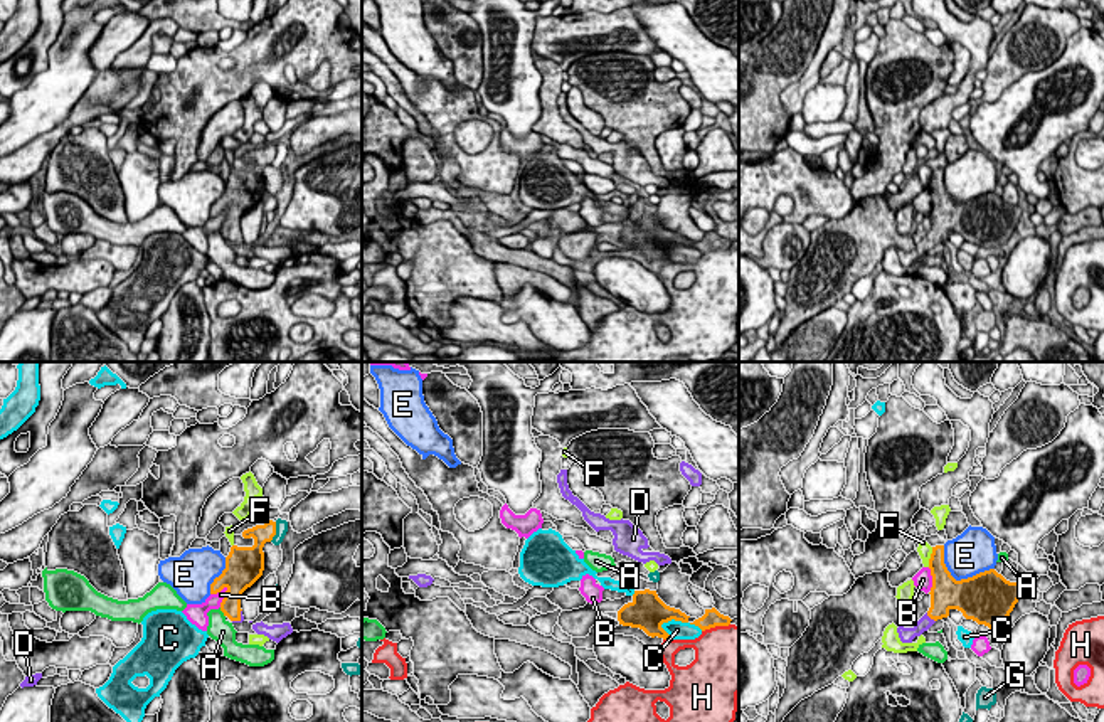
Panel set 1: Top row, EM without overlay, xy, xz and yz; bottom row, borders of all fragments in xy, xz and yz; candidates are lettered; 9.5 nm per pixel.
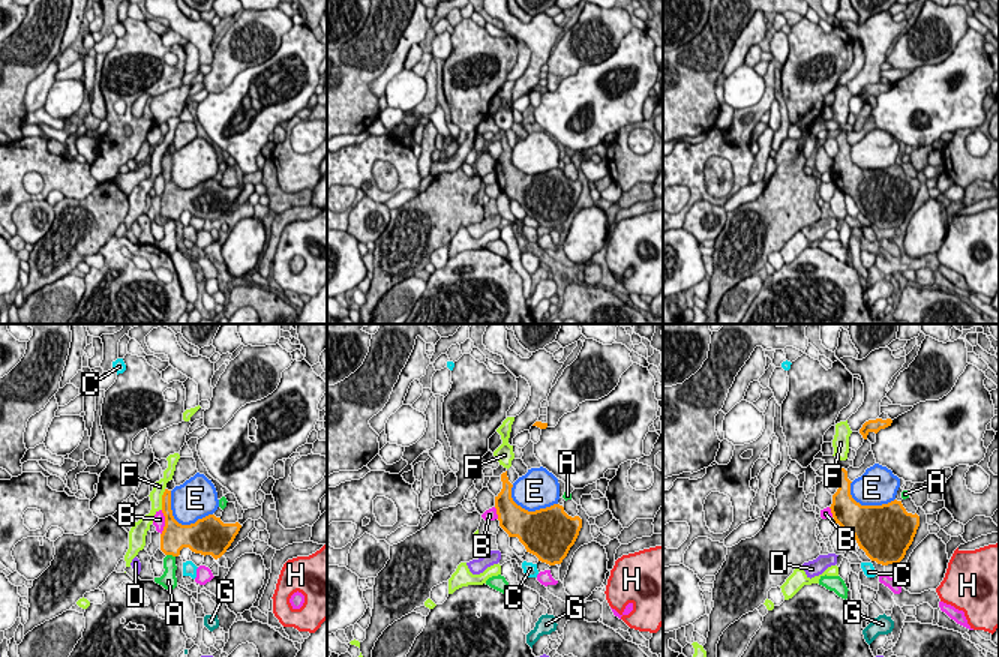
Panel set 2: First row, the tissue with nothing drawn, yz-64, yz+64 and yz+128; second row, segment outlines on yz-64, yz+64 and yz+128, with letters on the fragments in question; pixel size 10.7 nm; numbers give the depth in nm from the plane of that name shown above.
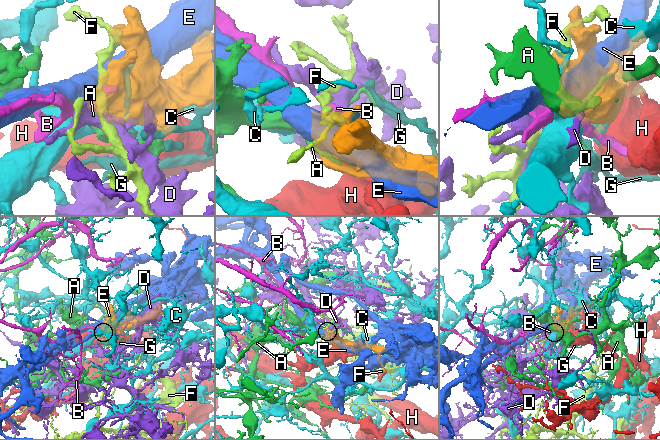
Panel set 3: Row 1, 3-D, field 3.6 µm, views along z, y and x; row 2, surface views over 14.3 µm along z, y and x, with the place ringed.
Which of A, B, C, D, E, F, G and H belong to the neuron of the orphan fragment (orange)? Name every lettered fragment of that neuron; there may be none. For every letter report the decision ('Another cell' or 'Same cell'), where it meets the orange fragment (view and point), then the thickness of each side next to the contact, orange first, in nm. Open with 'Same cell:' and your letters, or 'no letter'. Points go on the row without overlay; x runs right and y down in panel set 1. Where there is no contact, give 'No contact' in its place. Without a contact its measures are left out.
Same cell: D
A: Another cell. Touches orange at xy (222, 234). Thickness 190 nm (orange) against 220 nm
B: Another cell. Touches orange at xy (224, 219). Thickness 300 nm (orange) against 140 nm
C: Another cell. Touches orange at xz (682, 244). Thickness 220 nm (orange) against 190 nm
D: Same cell. Touches orange at yz (931, 241). Thickness 280 nm (orange) against 140 nm
E: Another cell. Touches orange at yz (958, 204). Thickness 440 nm (orange) against 400 nm
F: Another cell. Touches orange at yz (931, 180). Thickness 190 nm (orange) against 140 nm
G: Another cell. Touches orange at xy (275, 155). Thickness 190 nm (orange) against 130 nm
H: Another cell. Touches orange at xz (716, 248). Thickness 170 nm (orange) against 480 nm

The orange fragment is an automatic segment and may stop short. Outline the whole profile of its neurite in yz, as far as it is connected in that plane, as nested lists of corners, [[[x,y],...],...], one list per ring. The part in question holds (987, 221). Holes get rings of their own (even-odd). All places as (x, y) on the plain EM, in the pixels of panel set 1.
[[[944,168],[932,170],[929,182],[932,199],[931,231],[912,251],[899,249],[902,266],[912,266],[937,242],[947,241],[951,232],[966,242],[996,252],[1013,234],[1022,219],[1022,207],[1006,204],[995,192],[956,204],[944,187]]]

